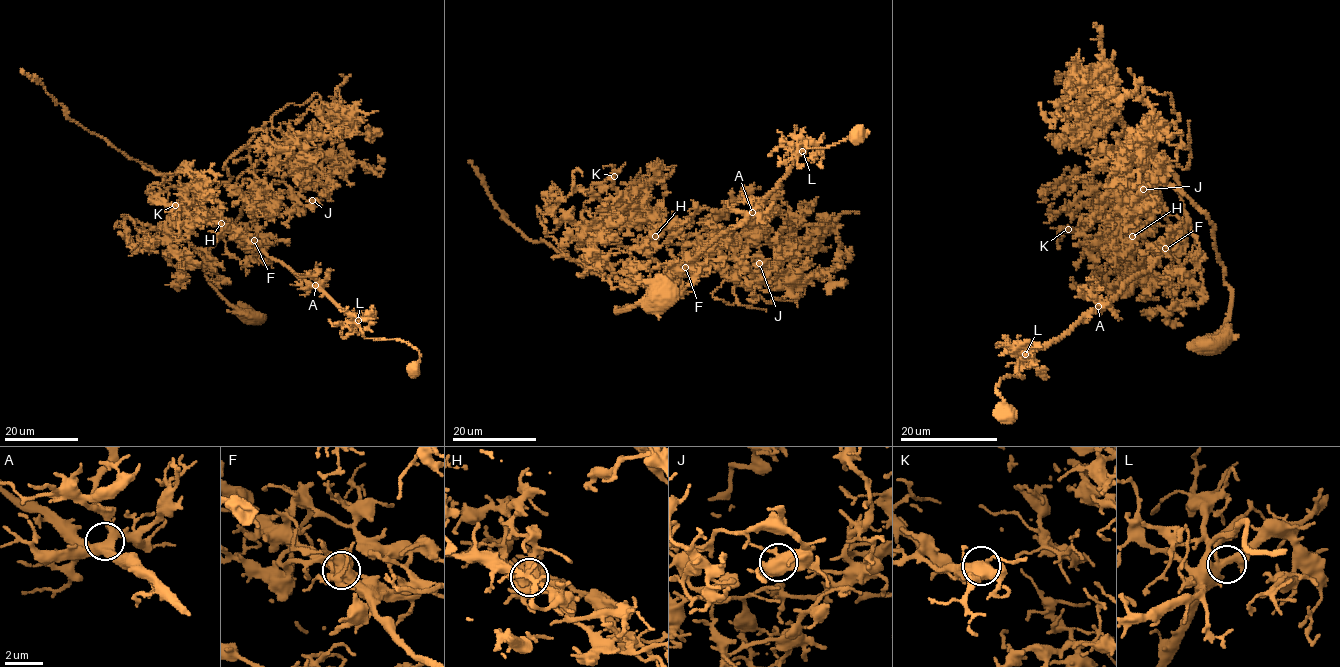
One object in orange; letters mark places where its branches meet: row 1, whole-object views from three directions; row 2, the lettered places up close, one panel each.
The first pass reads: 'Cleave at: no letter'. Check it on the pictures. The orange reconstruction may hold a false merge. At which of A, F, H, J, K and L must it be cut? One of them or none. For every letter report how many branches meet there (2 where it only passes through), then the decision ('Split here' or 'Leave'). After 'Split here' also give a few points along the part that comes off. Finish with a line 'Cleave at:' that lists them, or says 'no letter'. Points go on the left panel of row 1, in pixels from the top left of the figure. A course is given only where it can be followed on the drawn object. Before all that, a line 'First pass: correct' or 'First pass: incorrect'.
First pass: incorrect
A: Branches: 4. Leave
F: Branches: 4. Split here. Course of the part to remove: (254, 240), (240, 234), (218, 215), (191, 201), (149, 166), (130, 159), (84, 129), (43, 85), (21, 68)
H: Branches: 4. Leave
J: Branches: 4. Leave
K: Branches: 5. Leave
L: Branches: 4. Leave
Cleave at: F

